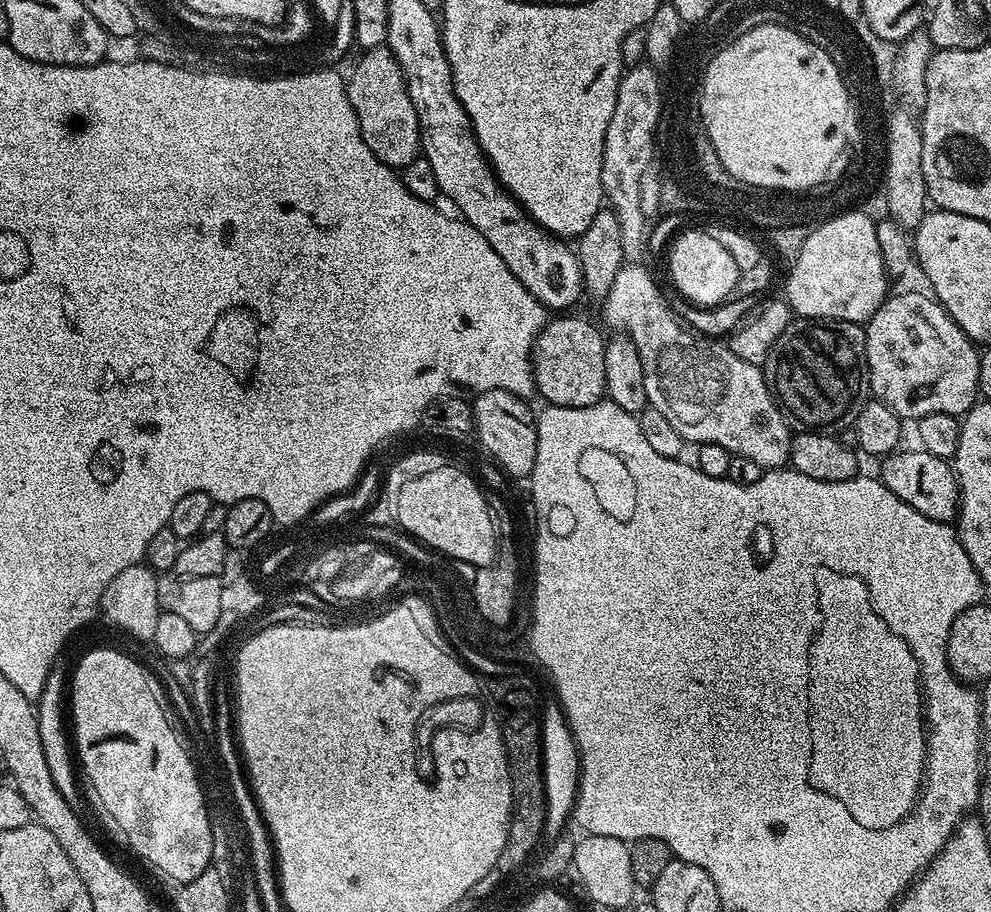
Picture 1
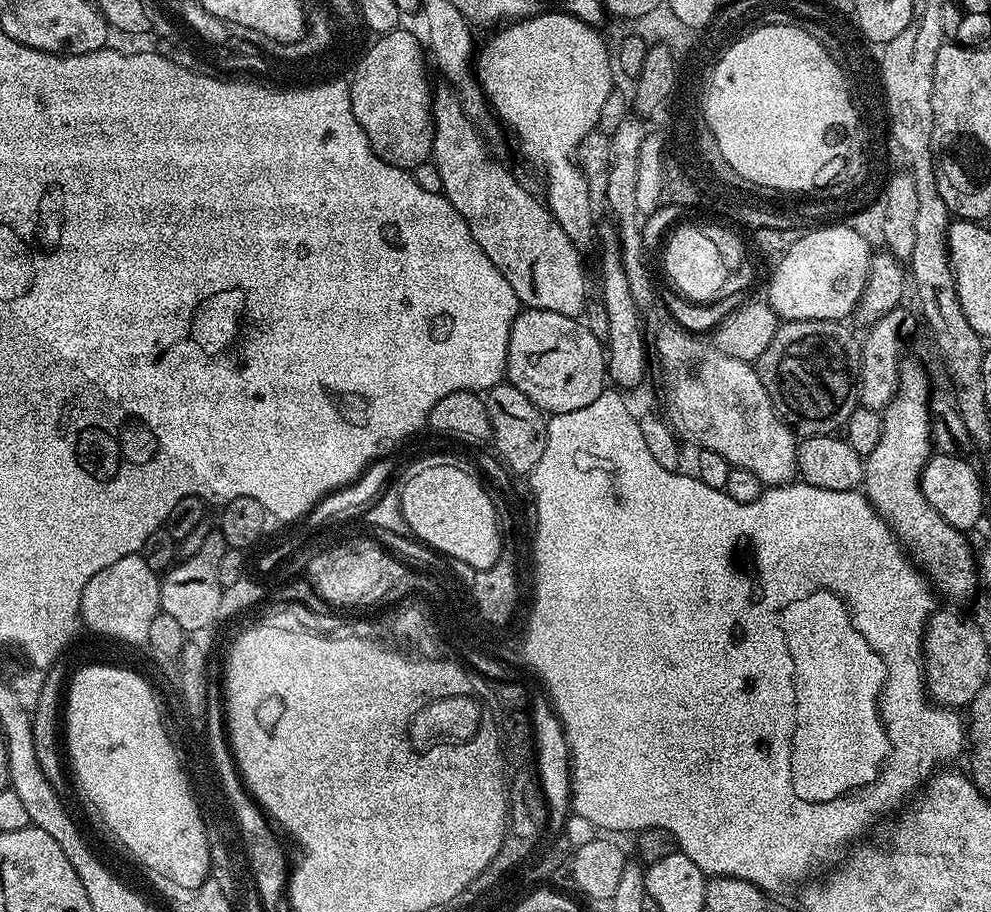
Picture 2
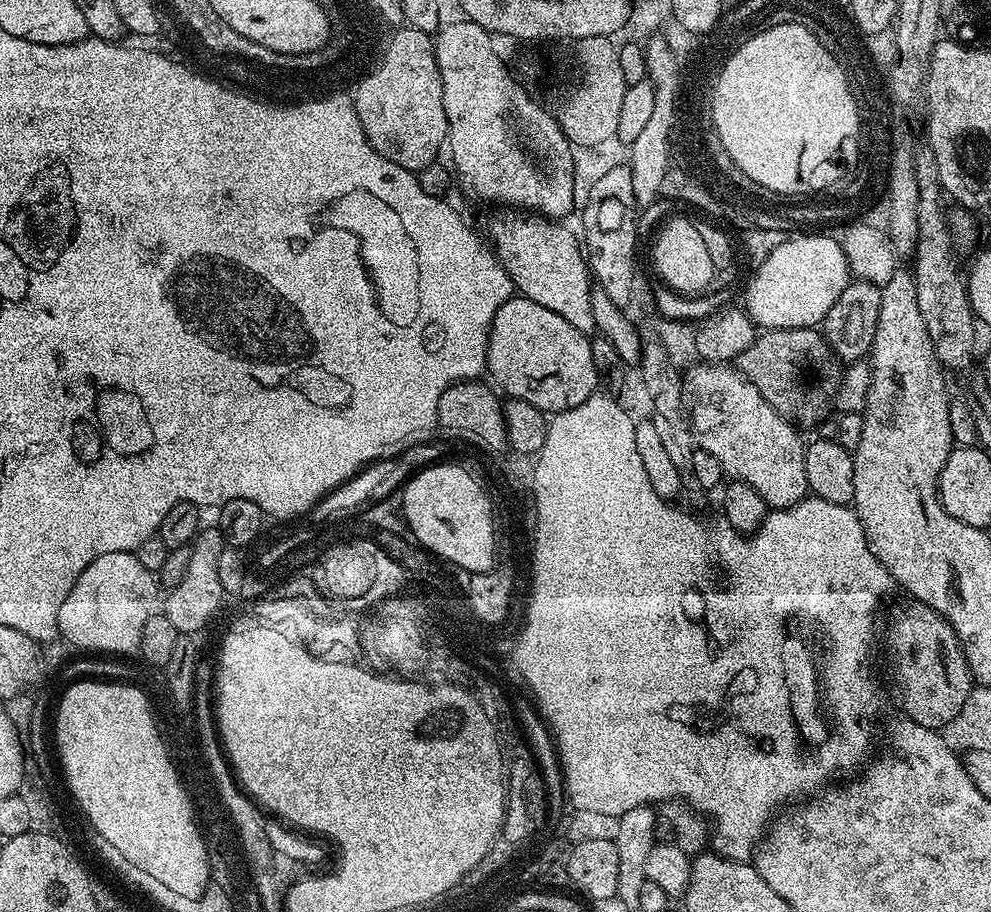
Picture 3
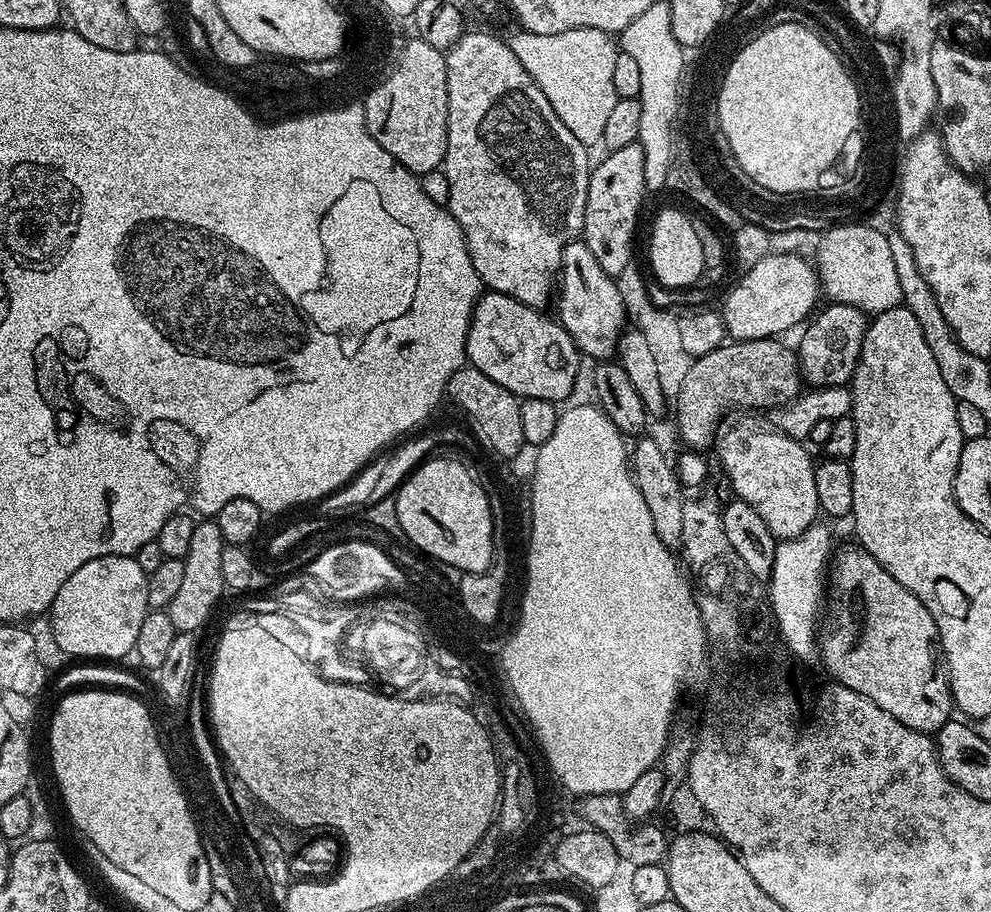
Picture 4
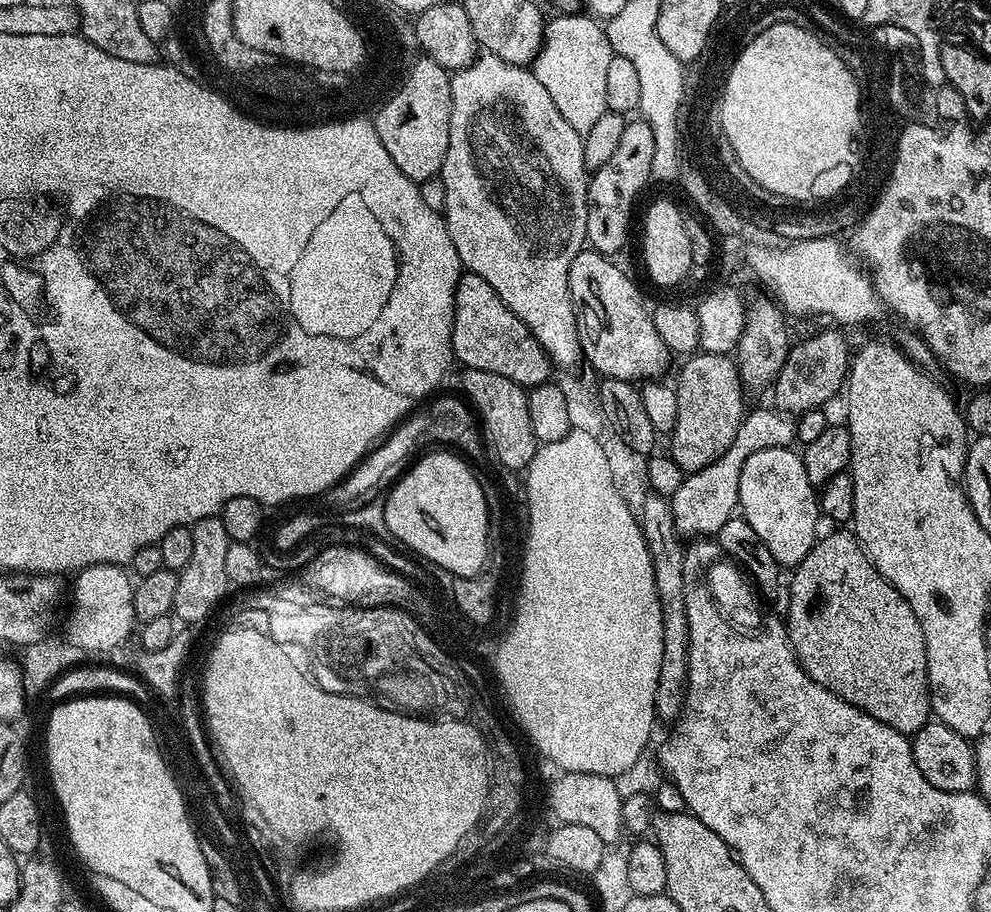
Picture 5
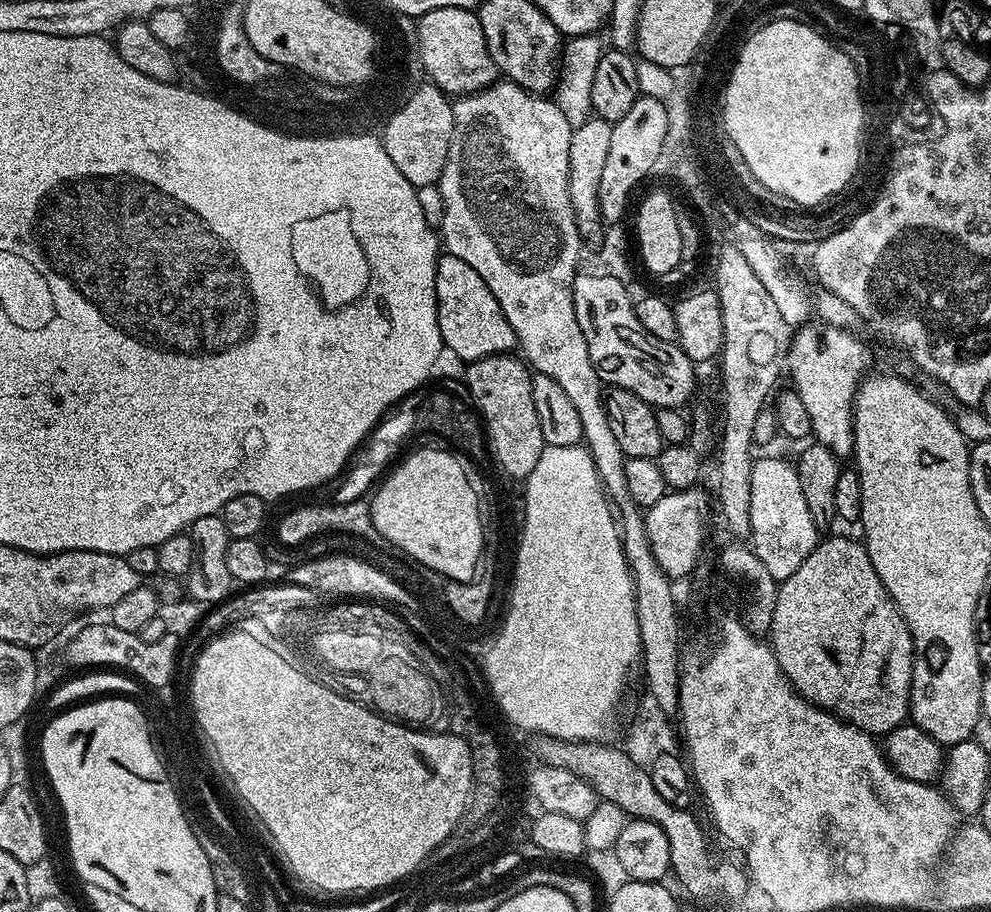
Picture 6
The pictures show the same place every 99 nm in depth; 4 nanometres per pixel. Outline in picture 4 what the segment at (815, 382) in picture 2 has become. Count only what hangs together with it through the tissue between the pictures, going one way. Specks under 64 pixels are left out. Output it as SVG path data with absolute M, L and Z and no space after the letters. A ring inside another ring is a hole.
M780 338L732 340L719 344L710 350L710 354L693 359L681 390L674 399L676 426L689 449L711 449L721 427L720 419L735 404L744 408L740 410L771 410L785 407L801 395L800 362L797 353L793 349L791 352L784 342Z

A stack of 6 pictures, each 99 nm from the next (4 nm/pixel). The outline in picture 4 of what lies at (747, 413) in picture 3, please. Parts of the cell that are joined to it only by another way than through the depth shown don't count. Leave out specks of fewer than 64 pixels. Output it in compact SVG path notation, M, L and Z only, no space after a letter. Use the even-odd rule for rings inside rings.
M756 414L741 416L744 416L741 420L734 421L719 433L714 452L720 455L728 484L736 491L733 492L735 499L754 506L777 541L793 540L817 523L821 515L814 486L814 459L801 441L776 431L767 419L760 417L759 420Z

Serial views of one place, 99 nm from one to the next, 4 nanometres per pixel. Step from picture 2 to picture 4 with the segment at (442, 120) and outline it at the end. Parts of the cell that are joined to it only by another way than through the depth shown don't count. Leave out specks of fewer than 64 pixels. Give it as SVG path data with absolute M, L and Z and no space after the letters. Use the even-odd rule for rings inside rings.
M583 239L571 240L562 254L554 308L555 304L560 324L585 357L593 356L593 361L603 362L617 355L618 341L626 323L622 294L615 279L598 266L598 258L590 254L590 246L586 246Z

